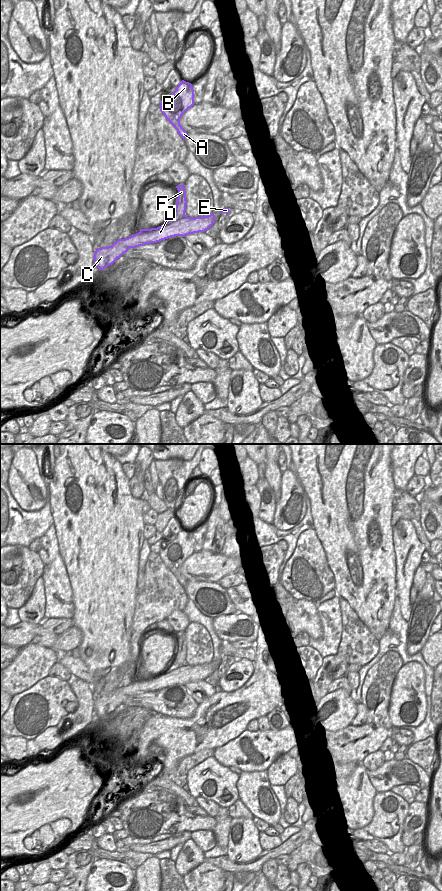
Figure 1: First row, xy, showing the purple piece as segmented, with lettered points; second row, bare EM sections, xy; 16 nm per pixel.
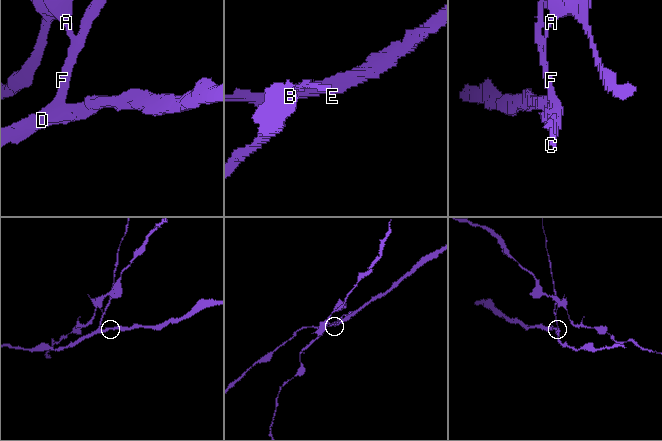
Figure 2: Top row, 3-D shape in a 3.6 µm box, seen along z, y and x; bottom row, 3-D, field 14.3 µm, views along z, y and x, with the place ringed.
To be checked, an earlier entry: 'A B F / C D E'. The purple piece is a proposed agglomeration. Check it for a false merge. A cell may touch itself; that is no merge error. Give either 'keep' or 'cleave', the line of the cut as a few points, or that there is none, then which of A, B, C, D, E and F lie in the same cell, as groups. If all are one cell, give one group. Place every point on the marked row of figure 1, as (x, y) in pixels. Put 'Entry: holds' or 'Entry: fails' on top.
Entry: holds
cleave; cut xy (185, 215), (170, 223), (165, 223); groups A B F / C D E

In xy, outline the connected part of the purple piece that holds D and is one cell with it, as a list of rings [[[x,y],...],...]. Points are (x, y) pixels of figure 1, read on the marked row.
[[[211,213],[208,216],[195,218],[185,216],[171,224],[164,223],[157,228],[140,229],[138,233],[128,238],[118,239],[111,246],[98,248],[94,253],[94,262],[99,270],[104,270],[130,248],[157,243],[175,236],[185,237],[189,234],[205,232],[214,222],[215,215]]]

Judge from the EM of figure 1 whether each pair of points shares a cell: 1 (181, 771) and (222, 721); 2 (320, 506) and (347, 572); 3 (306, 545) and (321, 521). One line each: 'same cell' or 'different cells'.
1: different cells
2: same cell
3: different cells

